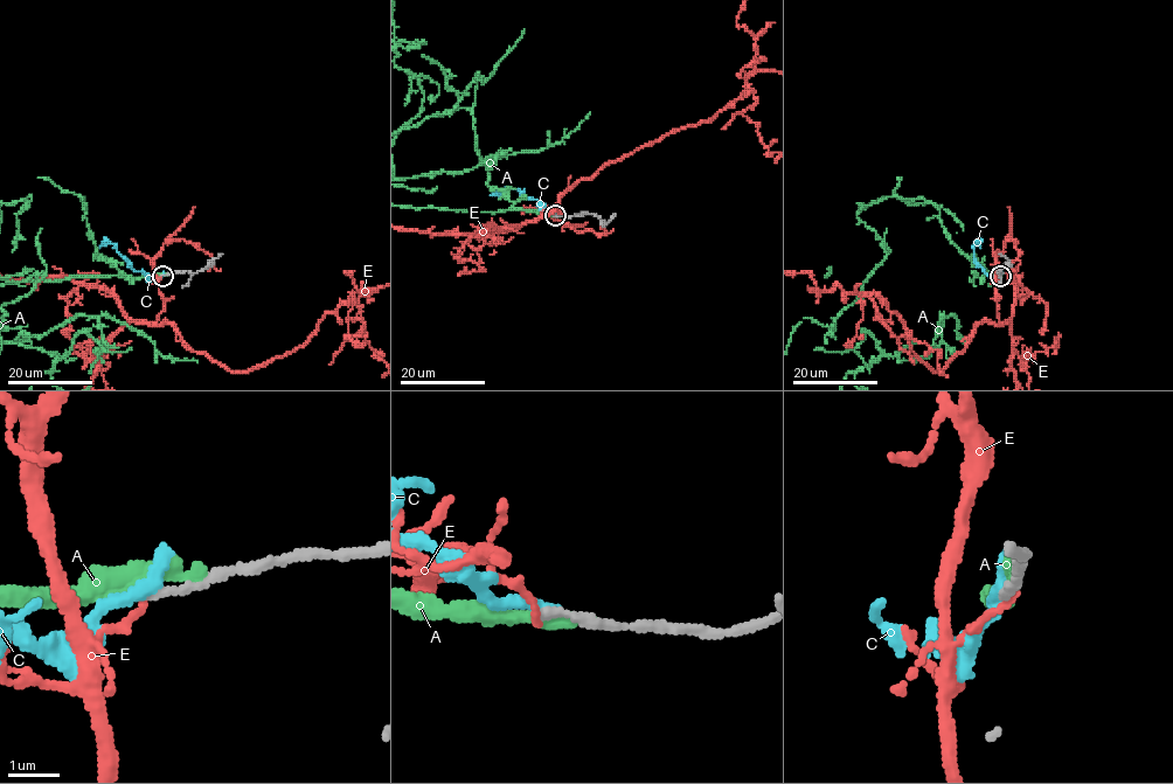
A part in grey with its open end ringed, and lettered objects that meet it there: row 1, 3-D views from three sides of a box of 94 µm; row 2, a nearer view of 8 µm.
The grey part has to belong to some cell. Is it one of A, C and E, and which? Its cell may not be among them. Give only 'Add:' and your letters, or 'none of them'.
Add: none of them

